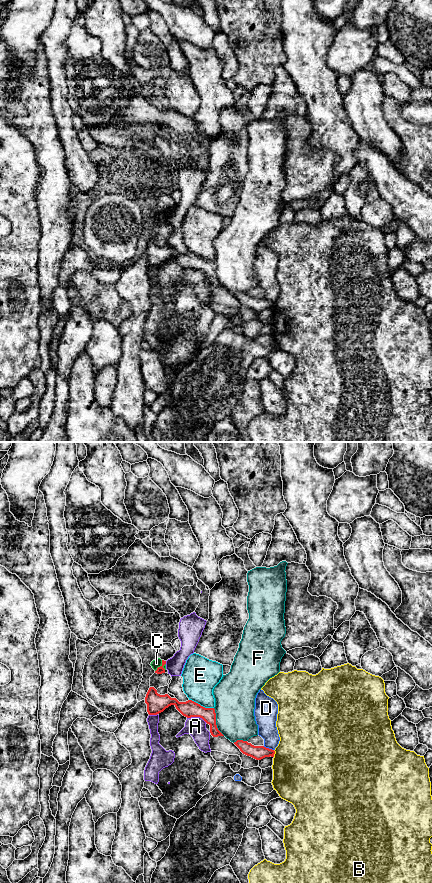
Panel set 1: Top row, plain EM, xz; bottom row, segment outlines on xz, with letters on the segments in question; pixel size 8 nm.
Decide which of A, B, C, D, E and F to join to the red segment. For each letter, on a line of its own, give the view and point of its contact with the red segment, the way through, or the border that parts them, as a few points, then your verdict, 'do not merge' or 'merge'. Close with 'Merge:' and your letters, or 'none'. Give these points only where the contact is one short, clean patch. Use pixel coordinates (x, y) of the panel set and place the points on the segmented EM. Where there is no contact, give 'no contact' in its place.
A: xz (197, 716) | do not merge
B: xz (274, 753) | do not merge
C: xz (160, 666) | along xz (162, 660), (162, 663), (155, 671) | do not merge
D: xz (268, 748) | along xz (263, 746), (273, 750) | do not merge
E: xz (200, 705) | do not merge
F: xz (215, 722) | do not merge
Merge: none

